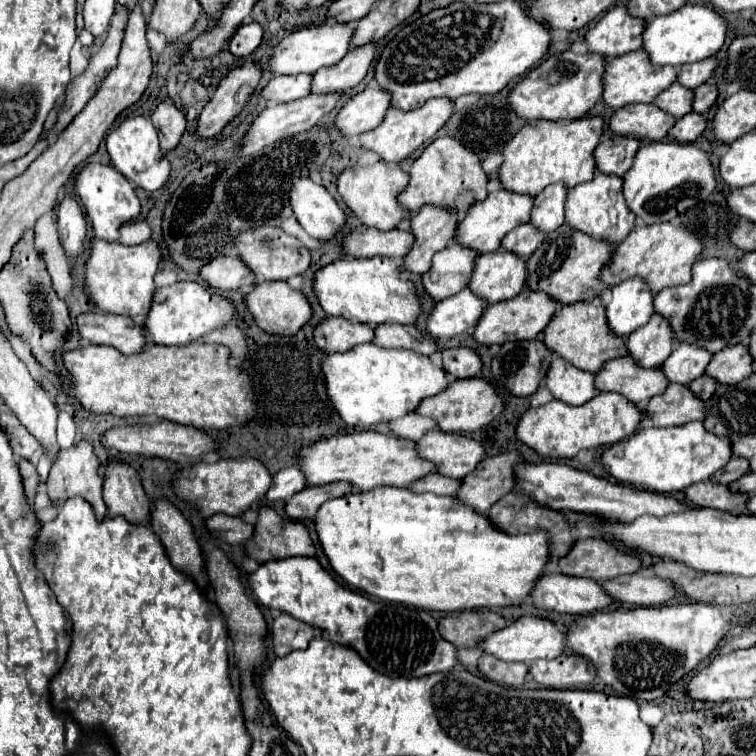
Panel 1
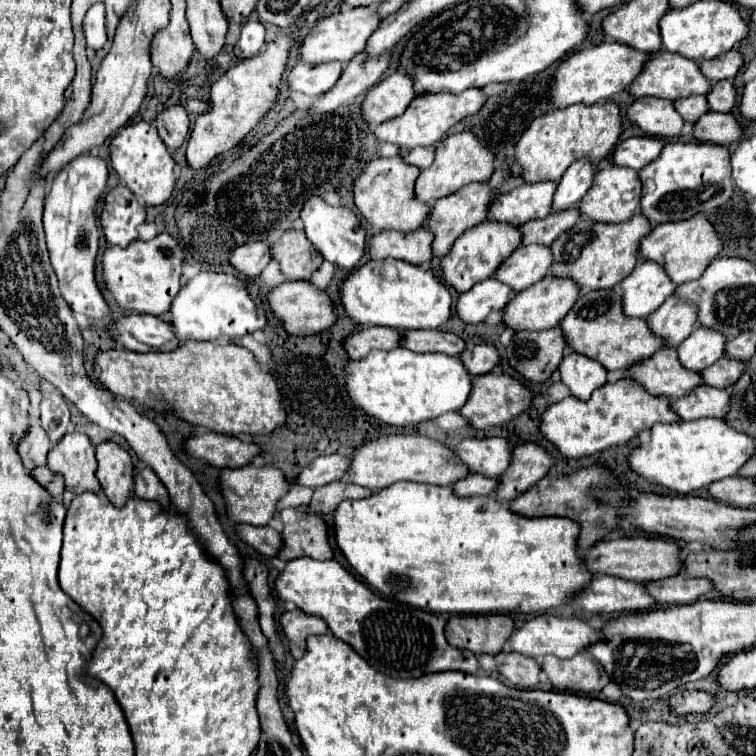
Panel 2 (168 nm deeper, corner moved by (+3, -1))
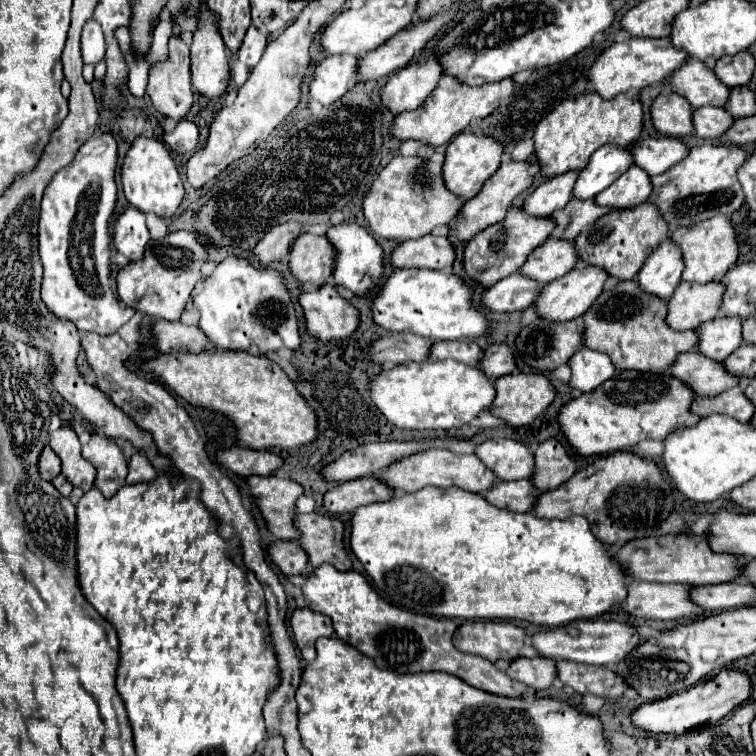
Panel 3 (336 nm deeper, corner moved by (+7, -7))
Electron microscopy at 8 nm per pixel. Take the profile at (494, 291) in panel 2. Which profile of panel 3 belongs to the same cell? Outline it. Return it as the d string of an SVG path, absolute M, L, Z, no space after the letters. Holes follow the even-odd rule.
M513 274L491 286L483 296L483 306L495 312L513 312L529 308L541 294L541 284L529 276Z

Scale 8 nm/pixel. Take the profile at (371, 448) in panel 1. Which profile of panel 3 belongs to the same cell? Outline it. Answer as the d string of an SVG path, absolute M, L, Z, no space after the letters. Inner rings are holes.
M431 448L427 452L413 454L405 460L397 460L397 464L391 464L385 470L385 474L379 478L391 488L405 492L417 492L425 486L439 486L439 488L459 486L465 488L467 492L477 492L477 494L483 494L487 488L493 488L497 480L497 476L475 454L455 454L441 448Z

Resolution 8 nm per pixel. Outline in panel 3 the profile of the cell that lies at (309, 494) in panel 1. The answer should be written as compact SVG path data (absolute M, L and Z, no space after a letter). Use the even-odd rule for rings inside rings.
M365 476L331 488L325 494L323 506L331 514L343 514L343 512L353 512L355 508L371 502L389 500L393 494L395 494L393 488L383 484L383 480L379 480L377 476Z

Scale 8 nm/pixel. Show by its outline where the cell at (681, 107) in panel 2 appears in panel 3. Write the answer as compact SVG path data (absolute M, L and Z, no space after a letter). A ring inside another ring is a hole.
M705 106L697 108L693 114L693 124L695 132L699 138L711 138L719 140L733 124L733 116L725 108L715 108L715 106Z

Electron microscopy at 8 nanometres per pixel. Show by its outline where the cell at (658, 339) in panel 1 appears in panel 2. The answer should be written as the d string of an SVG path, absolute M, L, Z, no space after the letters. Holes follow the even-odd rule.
M667 298L649 318L645 318L649 330L663 340L663 348L677 348L697 326L697 312L689 304Z

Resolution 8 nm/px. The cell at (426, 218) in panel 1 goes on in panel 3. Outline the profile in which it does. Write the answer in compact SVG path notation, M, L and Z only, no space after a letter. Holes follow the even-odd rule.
M507 160L501 164L501 168L495 172L495 176L491 176L485 182L485 188L475 198L467 200L463 206L463 212L457 216L457 220L453 220L451 234L449 234L453 244L467 242L477 232L481 232L481 230L485 230L485 228L489 228L489 226L493 226L505 218L511 202L533 184L533 176L529 172L529 166L531 166L529 162L515 162L515 160Z

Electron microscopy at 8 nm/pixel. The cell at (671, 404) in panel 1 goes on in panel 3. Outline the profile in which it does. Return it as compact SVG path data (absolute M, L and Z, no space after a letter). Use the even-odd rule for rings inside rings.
M731 388L729 392L721 392L721 396L713 398L697 398L691 406L691 412L699 416L709 414L729 414L741 422L749 422L755 414L755 406L743 394L741 388Z

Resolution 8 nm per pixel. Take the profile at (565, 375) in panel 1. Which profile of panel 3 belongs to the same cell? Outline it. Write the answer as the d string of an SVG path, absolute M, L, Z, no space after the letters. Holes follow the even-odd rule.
M581 346L575 352L575 356L569 360L569 366L573 370L573 376L569 380L571 388L583 390L583 392L597 388L599 384L609 380L615 372L615 366L607 354L591 350L587 346Z

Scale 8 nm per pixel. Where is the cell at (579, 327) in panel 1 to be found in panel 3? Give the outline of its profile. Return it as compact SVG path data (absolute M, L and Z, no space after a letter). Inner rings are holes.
M625 280L609 286L583 314L585 320L585 346L611 356L617 368L627 370L667 370L675 364L677 356L695 350L699 344L697 330L677 332L667 322L667 300L647 294L639 288L637 280Z

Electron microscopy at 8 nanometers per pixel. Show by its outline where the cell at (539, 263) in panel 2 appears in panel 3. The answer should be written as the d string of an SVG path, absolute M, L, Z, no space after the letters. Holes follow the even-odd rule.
M549 238L545 244L535 248L529 260L519 270L531 278L537 278L541 284L549 284L555 278L565 276L579 264L579 252L573 242Z

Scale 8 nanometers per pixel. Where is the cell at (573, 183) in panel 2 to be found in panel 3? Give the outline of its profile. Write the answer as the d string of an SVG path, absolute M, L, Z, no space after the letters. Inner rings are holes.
M617 144L601 146L591 156L587 168L579 170L573 196L583 200L595 198L601 190L611 186L633 164L633 156L629 152L631 146L617 146Z

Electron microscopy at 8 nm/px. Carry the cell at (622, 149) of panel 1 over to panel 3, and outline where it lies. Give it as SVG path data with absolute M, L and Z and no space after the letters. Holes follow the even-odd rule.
M659 136L637 140L635 144L631 144L631 150L635 156L635 164L655 176L681 162L687 156L689 146L681 138Z

